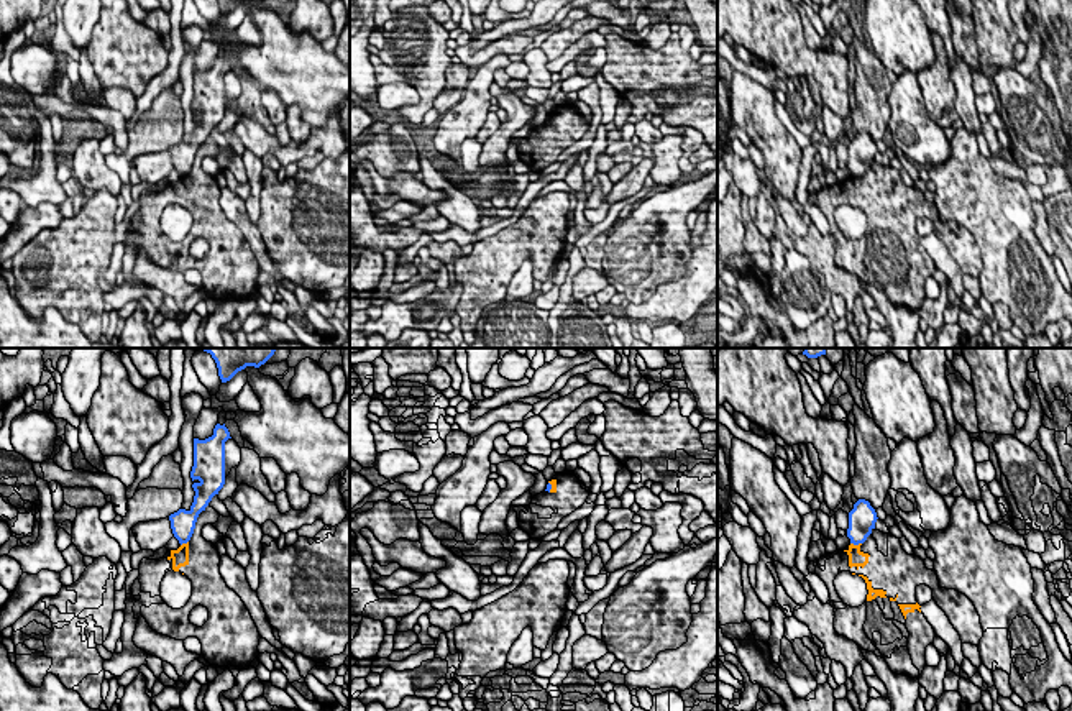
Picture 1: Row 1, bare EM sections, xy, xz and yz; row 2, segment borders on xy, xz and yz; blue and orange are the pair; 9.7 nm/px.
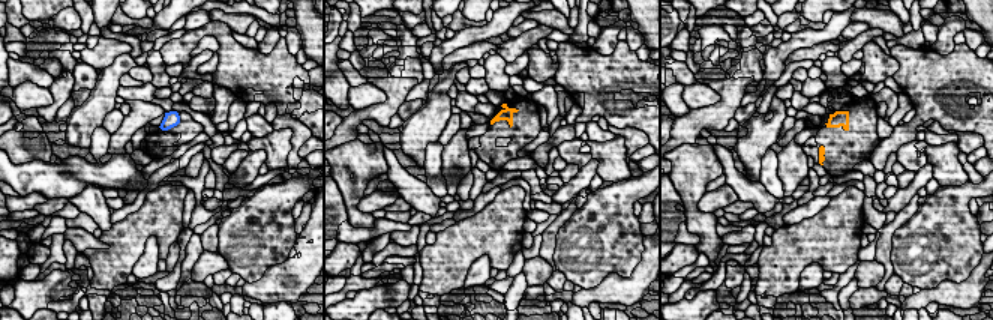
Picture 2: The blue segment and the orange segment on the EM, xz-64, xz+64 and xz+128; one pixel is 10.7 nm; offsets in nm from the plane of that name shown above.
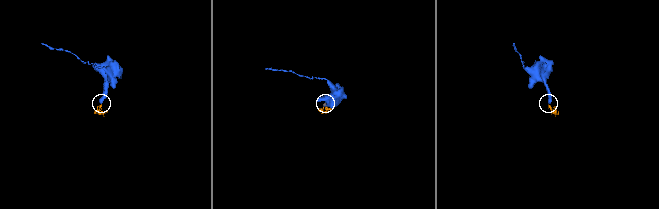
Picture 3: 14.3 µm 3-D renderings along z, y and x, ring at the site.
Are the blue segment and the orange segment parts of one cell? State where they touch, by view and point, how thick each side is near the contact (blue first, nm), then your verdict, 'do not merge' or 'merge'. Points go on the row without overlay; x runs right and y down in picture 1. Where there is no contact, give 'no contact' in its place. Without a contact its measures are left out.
meets blue in yz at (856, 176); 260 nm thick on the blue side, 160 nm on the other; do not merge

